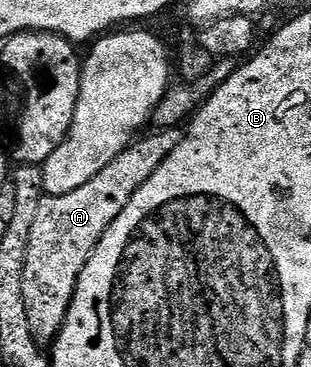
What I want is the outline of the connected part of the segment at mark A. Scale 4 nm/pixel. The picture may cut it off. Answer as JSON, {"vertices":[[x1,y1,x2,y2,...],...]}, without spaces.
{"vertices":[[165,128,163,130,152,130,149,136,141,135,139,139,131,143,128,148,120,154,104,170,78,190,72,190,61,196,45,195,43,202,38,206,38,214,34,218,34,226,30,229,30,246,26,254,26,274,22,274,22,298,26,298,26,318,30,321,30,334,34,334,36,343,48,346,55,341,57,334,62,330,66,322,66,314,70,310,70,302,74,298,76,283,80,272,86,266,86,262,94,254,96,243,106,234,108,227,126,210,130,198,162,166,162,162,178,146,182,139,180,128]]}

